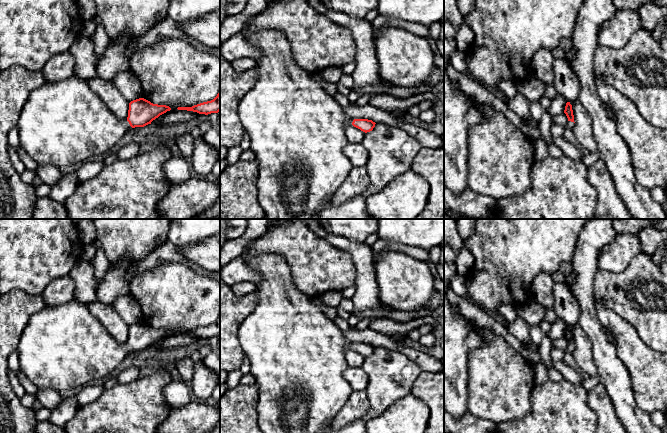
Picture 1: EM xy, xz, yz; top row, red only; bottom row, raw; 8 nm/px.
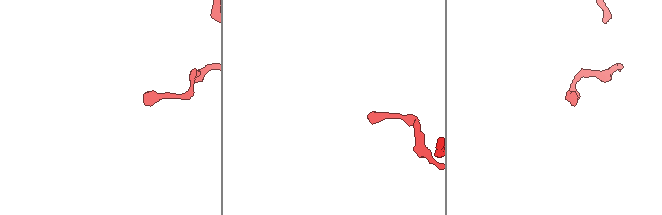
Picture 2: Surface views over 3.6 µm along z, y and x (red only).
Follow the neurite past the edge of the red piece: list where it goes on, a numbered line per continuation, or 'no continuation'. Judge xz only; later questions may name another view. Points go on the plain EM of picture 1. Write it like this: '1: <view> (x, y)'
1: xz (297, 355)

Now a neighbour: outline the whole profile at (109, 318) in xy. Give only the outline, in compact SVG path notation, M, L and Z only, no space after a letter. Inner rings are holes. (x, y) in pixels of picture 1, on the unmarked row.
M98 300L88 303L86 306L114 339L123 345L127 344L130 326L121 319L112 306L107 306Z

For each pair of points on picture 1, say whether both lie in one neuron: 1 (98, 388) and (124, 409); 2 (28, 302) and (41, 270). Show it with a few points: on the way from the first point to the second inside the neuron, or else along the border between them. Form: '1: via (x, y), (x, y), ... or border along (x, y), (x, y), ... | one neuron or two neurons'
1: border along (105, 389), (94, 400), (84, 405) | two neurons
2: border along (10, 290), (22, 290), (26, 293), (39, 295) | two neurons

